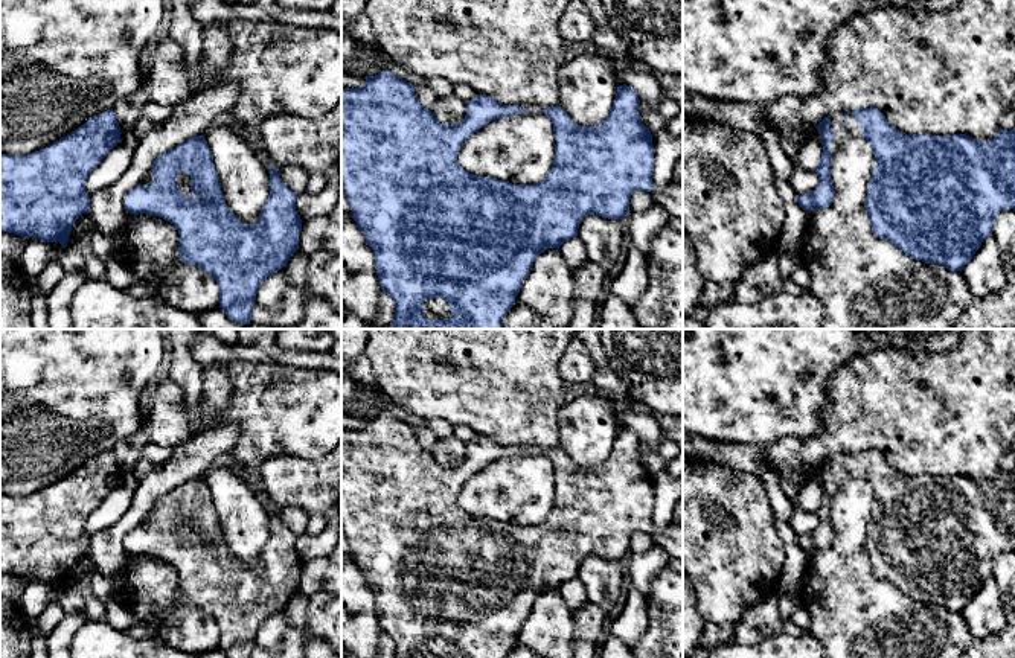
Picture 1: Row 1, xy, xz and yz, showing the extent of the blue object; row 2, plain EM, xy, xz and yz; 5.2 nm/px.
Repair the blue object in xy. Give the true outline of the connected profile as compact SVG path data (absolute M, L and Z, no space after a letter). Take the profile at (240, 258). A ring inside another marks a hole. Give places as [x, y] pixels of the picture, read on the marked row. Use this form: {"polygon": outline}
{"polygon": "M204 136L187 139L162 154L151 171L154 178L149 186L139 184L125 195L125 210L134 215L155 215L174 224L180 235L180 260L212 274L219 286L219 308L232 321L248 324L259 285L283 268L299 250L302 219L296 210L297 193L282 181L279 169L270 166L270 196L261 210L259 222L242 224L224 201L212 151ZM178 172L192 178L192 198L180 190Z"}

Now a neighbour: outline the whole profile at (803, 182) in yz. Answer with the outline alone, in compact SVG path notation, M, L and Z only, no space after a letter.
M794 168L788 181L794 189L796 195L808 195L815 190L818 184L818 177L815 171Z

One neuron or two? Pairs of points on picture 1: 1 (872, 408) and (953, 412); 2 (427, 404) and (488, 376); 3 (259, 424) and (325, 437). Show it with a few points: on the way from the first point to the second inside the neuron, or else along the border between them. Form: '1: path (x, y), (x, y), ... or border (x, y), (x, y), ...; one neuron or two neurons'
1: path (892, 408), (933, 412); one neuron
2: path (442, 389), (454, 376), (473, 376); one neuron
3: path (276, 424), (308, 425); one neuron

